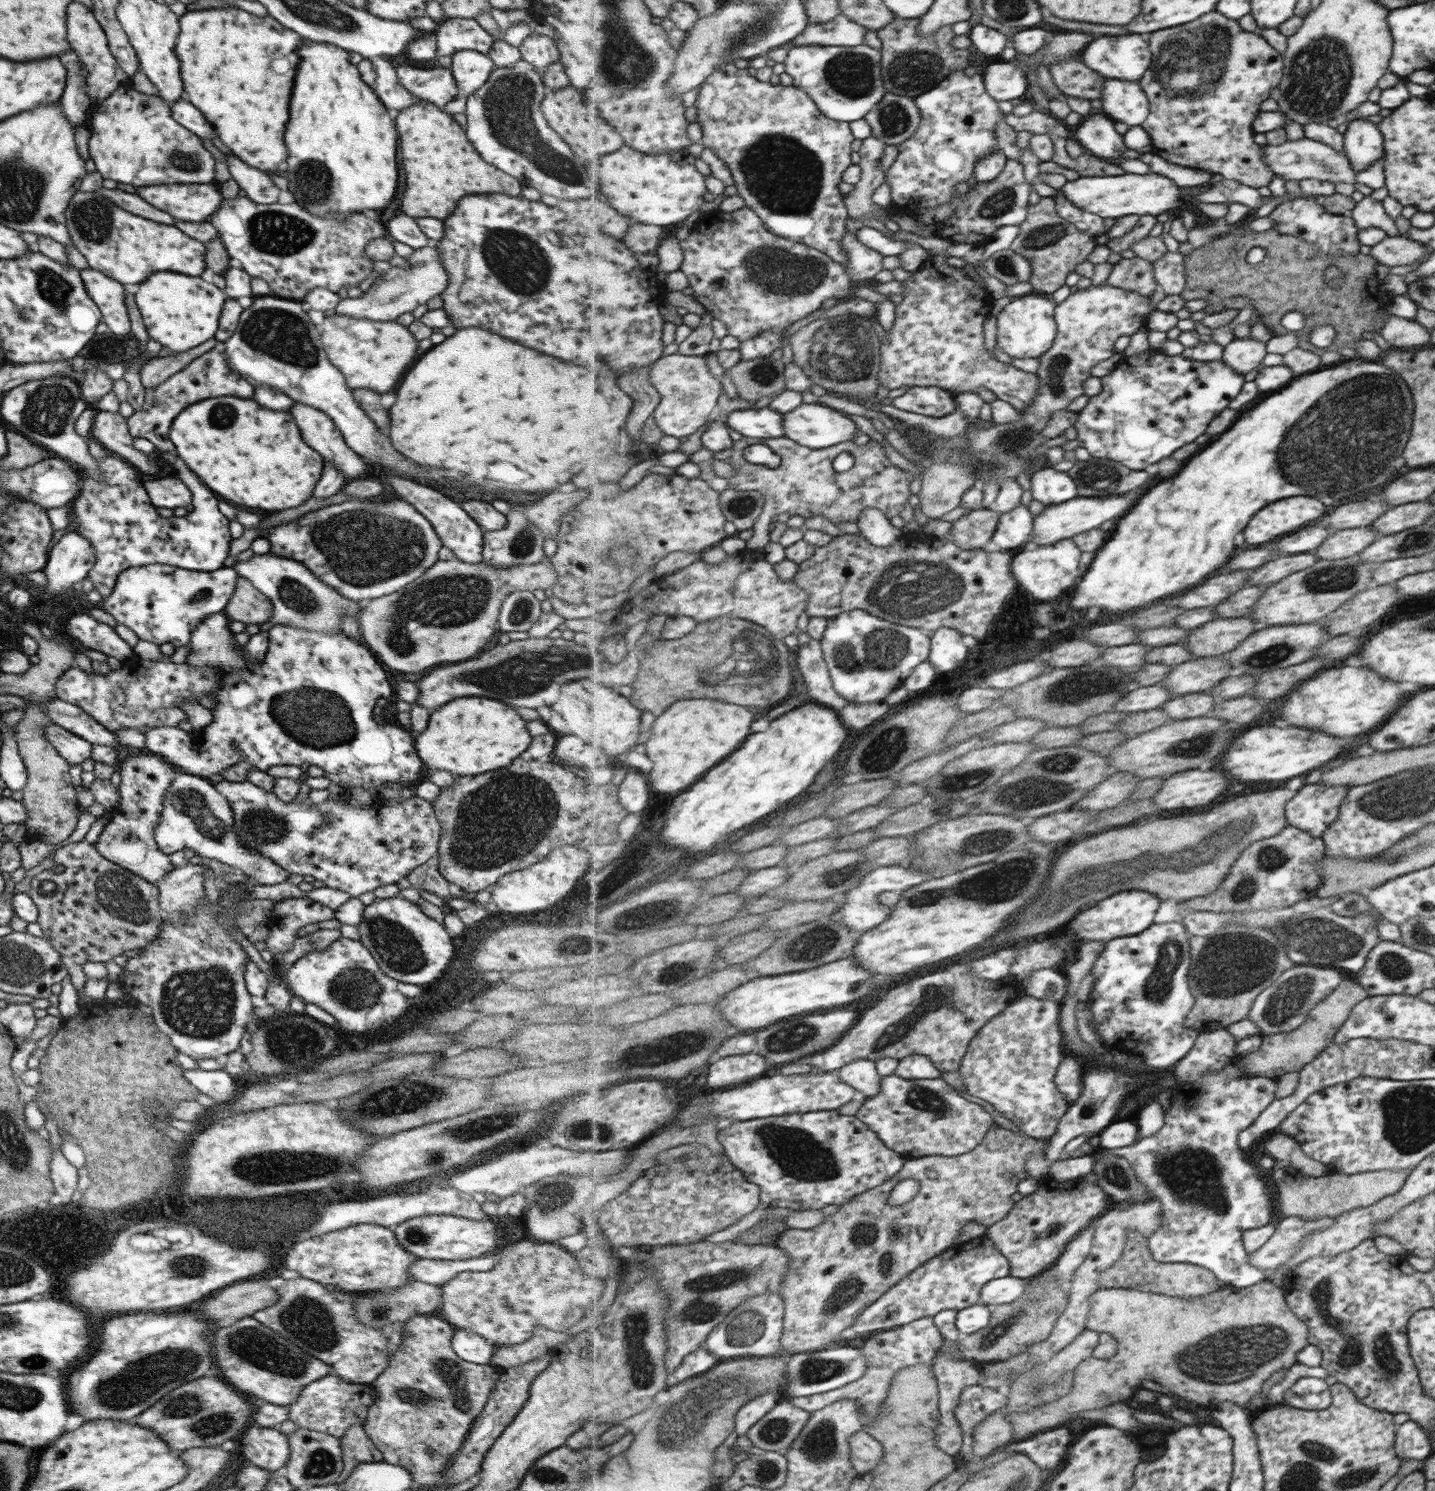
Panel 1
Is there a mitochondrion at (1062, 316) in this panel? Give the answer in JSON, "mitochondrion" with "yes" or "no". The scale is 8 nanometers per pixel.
{"mitochondrion":"no"}

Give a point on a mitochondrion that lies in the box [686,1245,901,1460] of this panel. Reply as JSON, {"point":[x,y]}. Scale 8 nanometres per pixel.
{"point":[745,1329]}

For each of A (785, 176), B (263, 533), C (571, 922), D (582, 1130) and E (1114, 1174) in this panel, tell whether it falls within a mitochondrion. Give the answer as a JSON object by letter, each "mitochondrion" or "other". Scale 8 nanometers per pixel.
{"A":"mitochondrion","B":"other","C":"mitochondrion","D":"mitochondrion","E":"mitochondrion"}

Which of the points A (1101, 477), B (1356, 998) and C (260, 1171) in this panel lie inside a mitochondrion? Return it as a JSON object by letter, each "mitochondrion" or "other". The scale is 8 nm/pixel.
{"A":"mitochondrion","B":"other","C":"mitochondrion"}

